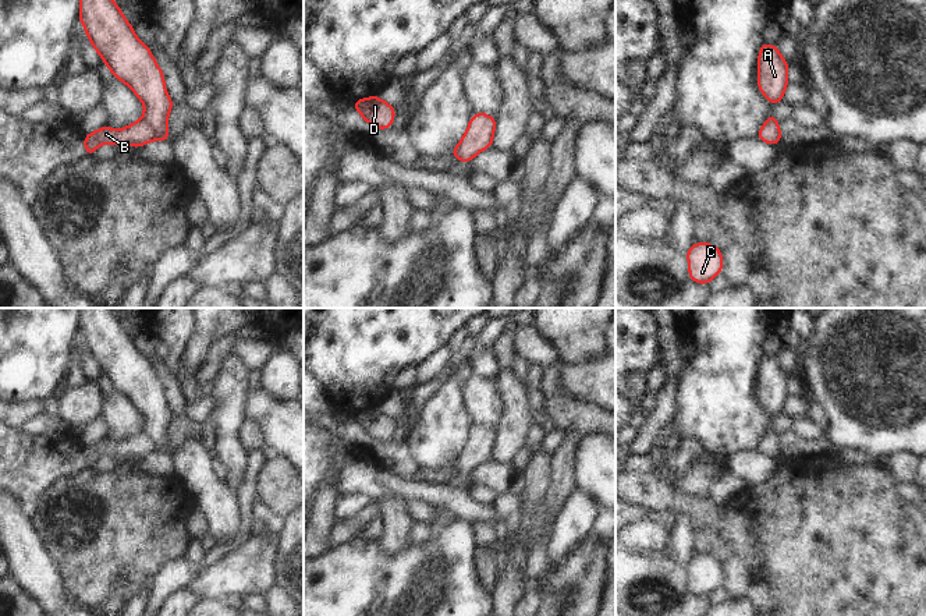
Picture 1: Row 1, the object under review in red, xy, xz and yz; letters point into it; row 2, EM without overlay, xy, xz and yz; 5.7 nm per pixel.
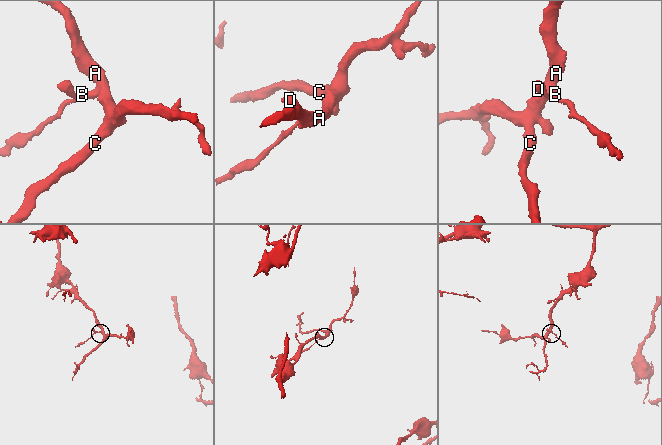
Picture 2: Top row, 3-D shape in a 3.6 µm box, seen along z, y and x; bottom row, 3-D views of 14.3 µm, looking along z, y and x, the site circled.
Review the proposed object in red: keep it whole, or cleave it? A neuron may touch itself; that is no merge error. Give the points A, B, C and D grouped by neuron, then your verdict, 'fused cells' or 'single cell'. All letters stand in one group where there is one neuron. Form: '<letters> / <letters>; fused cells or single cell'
A C / B D; fused cells

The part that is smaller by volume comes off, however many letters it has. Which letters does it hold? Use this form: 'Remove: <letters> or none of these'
Remove: B, D.

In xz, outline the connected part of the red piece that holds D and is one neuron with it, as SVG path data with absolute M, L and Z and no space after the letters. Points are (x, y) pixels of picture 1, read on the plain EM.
M377 407L352 414L352 419L373 439L387 442L395 429L395 421Z

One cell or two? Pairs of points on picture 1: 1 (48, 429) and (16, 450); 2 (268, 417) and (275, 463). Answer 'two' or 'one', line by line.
1: two
2: two

